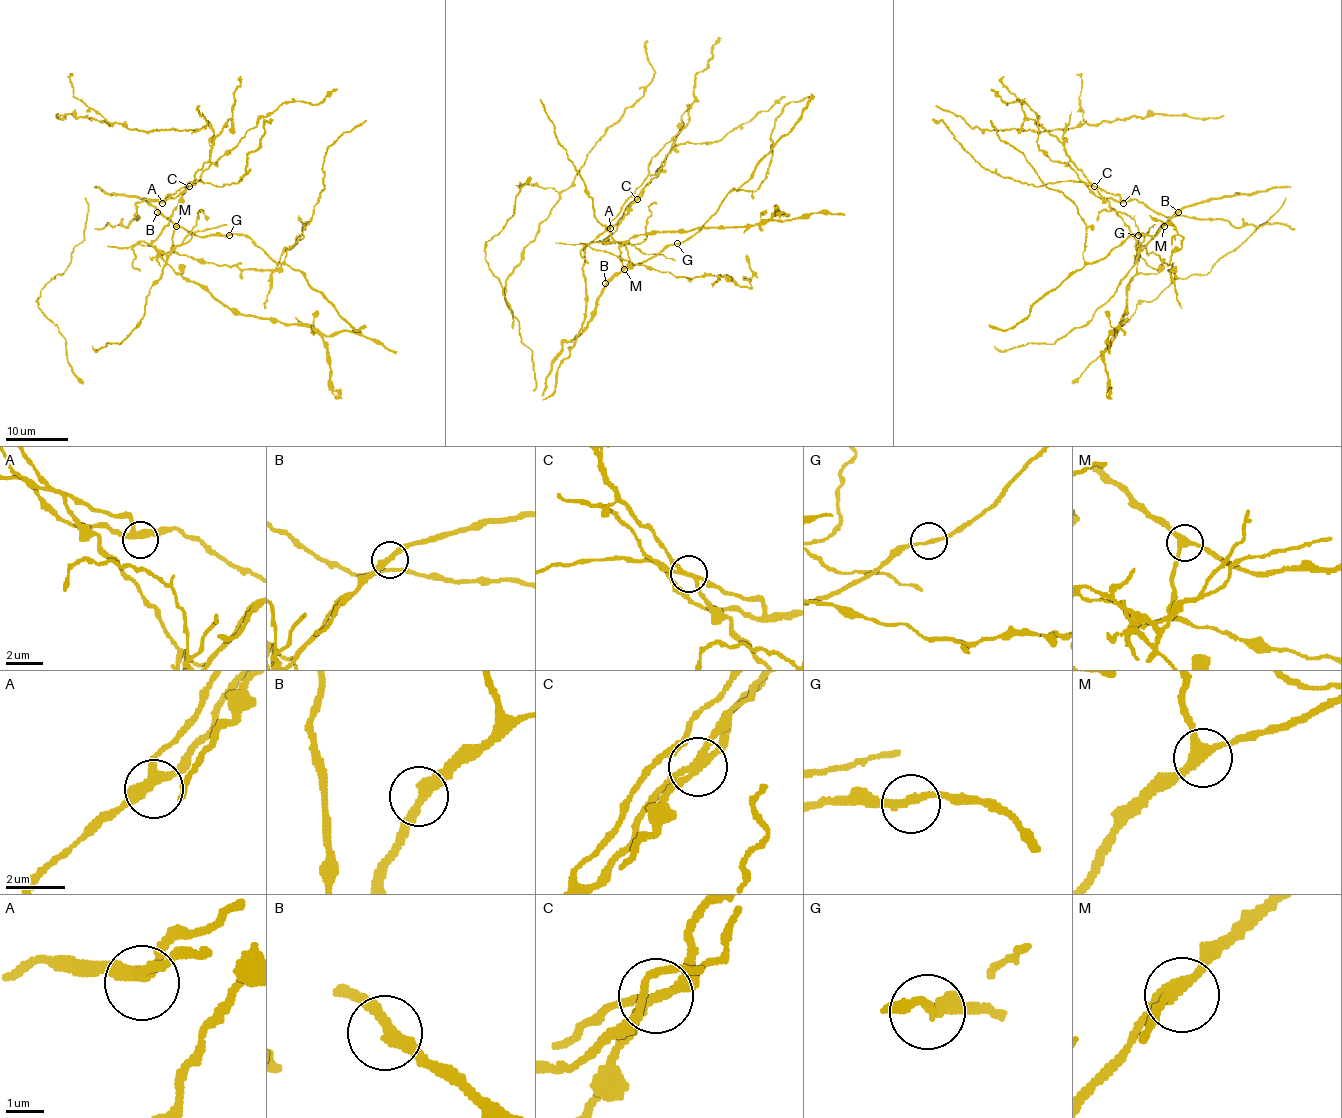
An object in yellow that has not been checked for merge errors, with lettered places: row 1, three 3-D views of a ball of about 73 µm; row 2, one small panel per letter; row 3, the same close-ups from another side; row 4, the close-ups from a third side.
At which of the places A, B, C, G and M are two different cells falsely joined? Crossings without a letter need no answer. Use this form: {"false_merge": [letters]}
{"false_merge": ["C"]}

